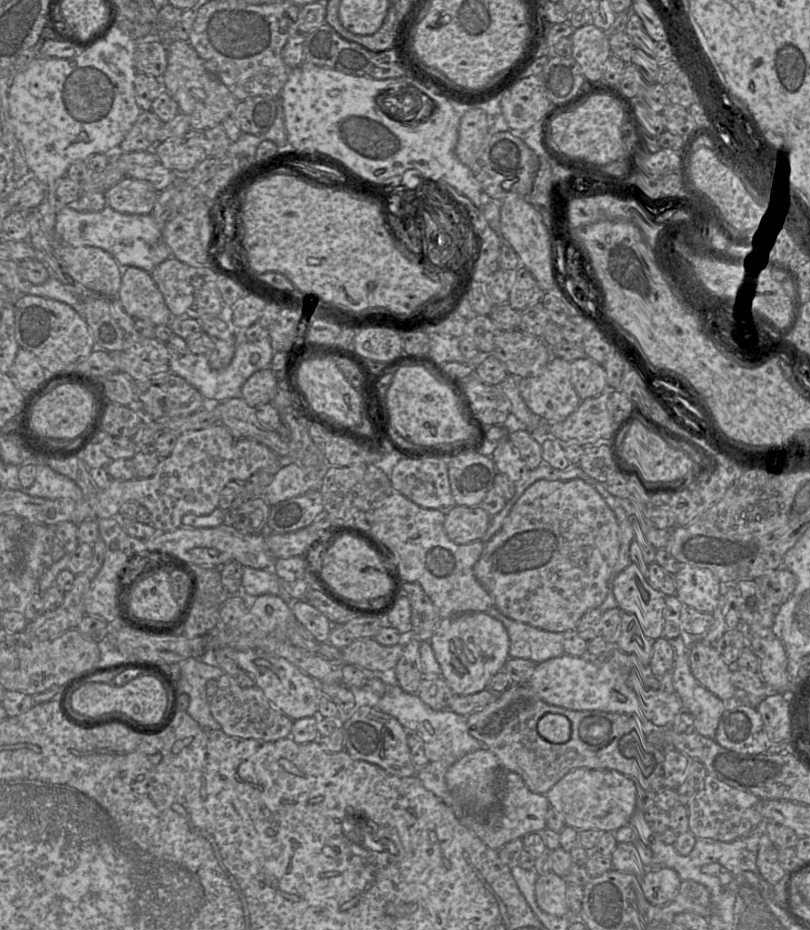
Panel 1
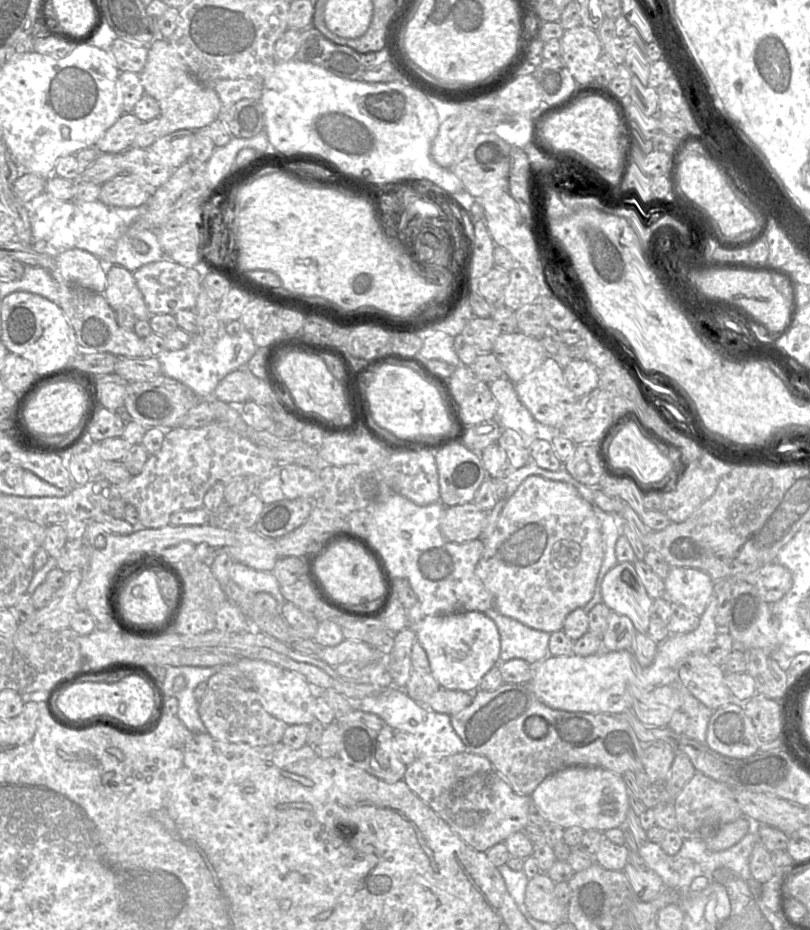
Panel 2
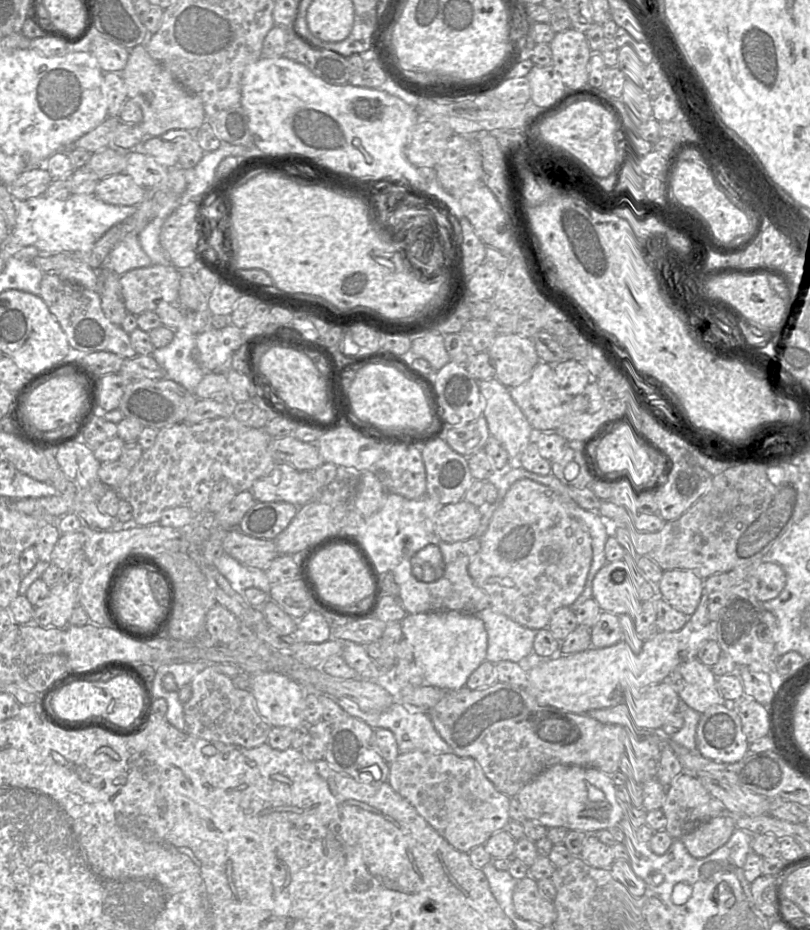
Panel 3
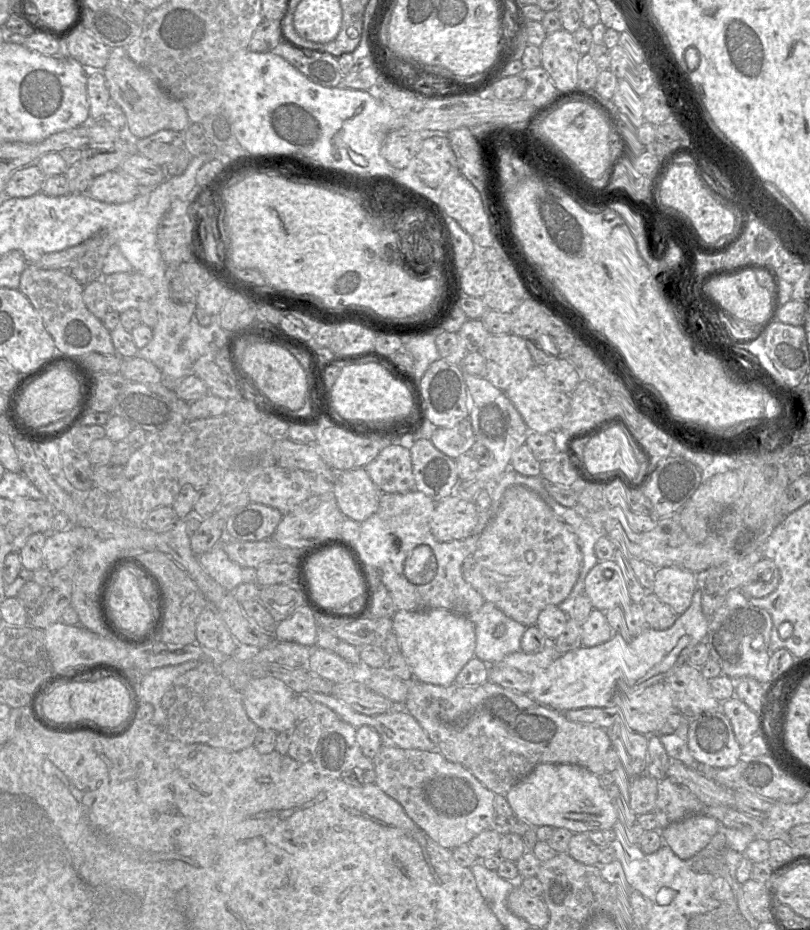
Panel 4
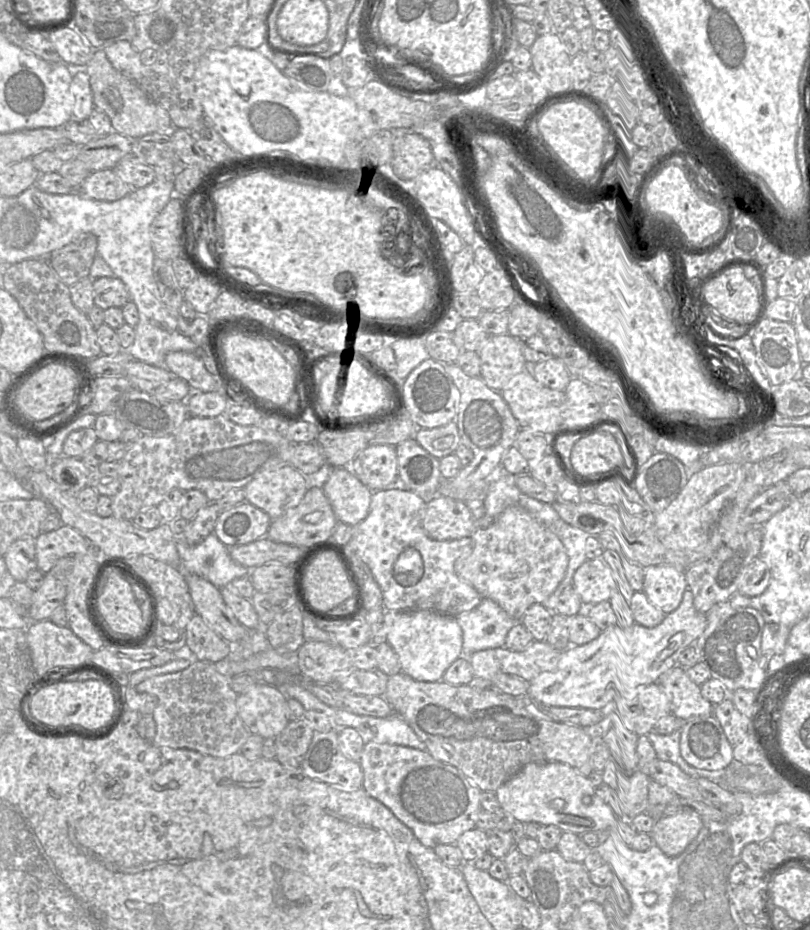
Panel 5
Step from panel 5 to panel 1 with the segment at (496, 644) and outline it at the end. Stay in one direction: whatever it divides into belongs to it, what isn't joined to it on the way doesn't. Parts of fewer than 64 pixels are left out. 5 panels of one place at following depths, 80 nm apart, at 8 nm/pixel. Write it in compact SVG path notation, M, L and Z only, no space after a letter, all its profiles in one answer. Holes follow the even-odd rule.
M494 606L486 613L499 620L506 628L510 658L528 659L538 664L564 654L563 633L546 631L515 621Z

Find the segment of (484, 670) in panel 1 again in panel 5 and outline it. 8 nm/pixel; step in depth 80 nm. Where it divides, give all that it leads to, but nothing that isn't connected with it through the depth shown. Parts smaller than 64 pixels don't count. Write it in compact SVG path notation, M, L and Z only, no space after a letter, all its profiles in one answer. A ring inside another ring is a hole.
M430 610L386 611L386 640L397 654L401 672L423 682L441 681L447 668L462 656L462 630L455 616Z

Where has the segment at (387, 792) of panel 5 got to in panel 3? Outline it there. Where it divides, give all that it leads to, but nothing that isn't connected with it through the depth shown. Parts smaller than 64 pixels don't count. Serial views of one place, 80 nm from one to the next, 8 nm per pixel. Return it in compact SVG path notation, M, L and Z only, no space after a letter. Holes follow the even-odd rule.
M420 751L400 753L389 763L387 782L450 845L461 852L468 853L474 847L483 846L494 833L503 831L511 820L509 809L512 797L498 791L472 758L459 757L451 752L439 755Z

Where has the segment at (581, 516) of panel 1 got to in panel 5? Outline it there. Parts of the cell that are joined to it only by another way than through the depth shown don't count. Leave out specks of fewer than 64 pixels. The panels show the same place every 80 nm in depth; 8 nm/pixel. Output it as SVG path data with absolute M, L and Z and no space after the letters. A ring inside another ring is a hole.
M509 506L488 528L475 529L470 536L473 550L468 557L460 557L454 564L456 576L476 589L483 598L496 602L510 617L520 621L533 604L549 598L564 579L568 556L560 539L520 506Z

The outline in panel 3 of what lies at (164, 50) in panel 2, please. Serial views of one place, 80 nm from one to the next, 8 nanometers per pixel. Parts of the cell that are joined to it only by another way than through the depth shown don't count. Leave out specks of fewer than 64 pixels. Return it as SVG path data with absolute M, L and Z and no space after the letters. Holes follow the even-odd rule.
M143 45L129 49L122 78L128 98L142 111L140 126L145 137L159 136L170 130L196 131L205 122L201 100L180 86L171 74L148 54Z

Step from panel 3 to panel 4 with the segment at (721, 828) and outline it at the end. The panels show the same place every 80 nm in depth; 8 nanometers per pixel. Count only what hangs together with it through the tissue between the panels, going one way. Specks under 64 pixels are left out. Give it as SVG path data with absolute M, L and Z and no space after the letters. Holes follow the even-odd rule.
M693 814L660 831L663 844L681 859L701 851L719 830L720 823L706 814Z

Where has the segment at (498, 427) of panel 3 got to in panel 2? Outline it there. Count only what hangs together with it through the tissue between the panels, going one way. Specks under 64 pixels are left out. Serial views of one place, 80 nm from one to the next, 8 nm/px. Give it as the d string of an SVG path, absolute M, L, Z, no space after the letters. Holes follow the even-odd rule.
M503 376L489 384L489 389L497 402L496 420L502 429L516 431L525 444L531 444L536 439L536 421L519 400L515 384Z

